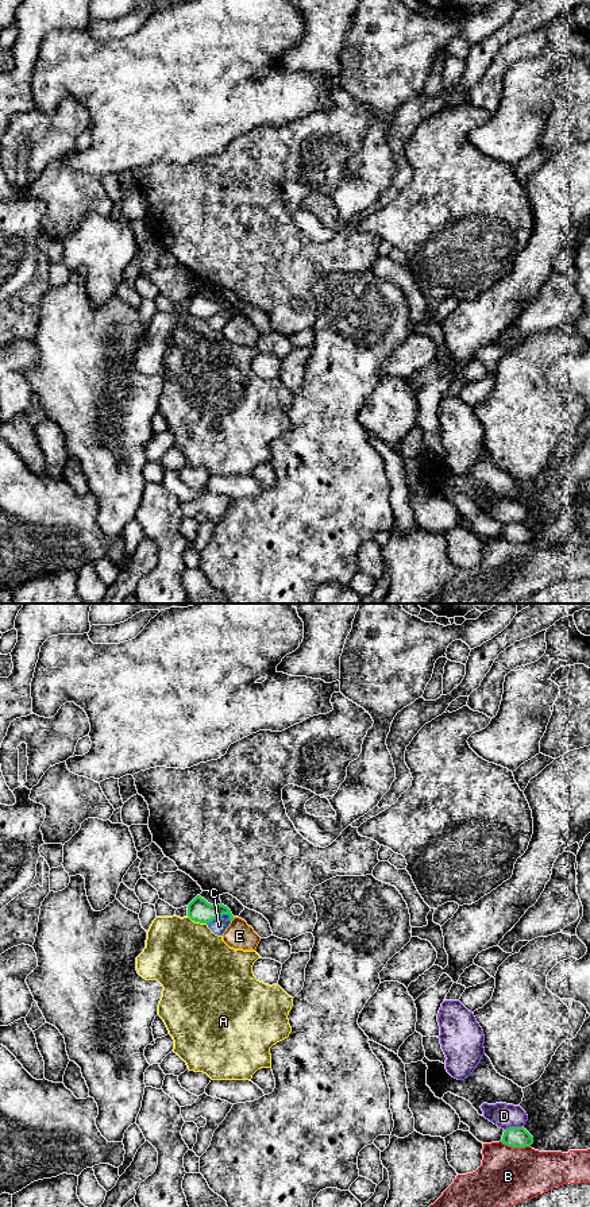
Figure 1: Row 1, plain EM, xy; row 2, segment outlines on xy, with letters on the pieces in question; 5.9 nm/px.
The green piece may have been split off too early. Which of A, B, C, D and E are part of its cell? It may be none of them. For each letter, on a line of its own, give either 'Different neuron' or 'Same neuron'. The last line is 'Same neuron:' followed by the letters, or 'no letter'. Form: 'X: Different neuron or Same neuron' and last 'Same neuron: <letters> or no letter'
A: Different neuron
B: Different neuron
C: Different neuron
D: Different neuron
E: Different neuron
Same neuron: no letter

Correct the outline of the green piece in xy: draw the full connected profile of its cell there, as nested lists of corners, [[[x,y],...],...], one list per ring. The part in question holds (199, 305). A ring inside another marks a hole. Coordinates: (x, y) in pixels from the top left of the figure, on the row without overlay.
[[[197,290],[189,300],[188,300],[188,312],[200,319],[209,319],[213,315],[221,312],[223,309],[230,311],[230,316],[234,315],[231,305],[224,300],[211,300],[204,293]]]

